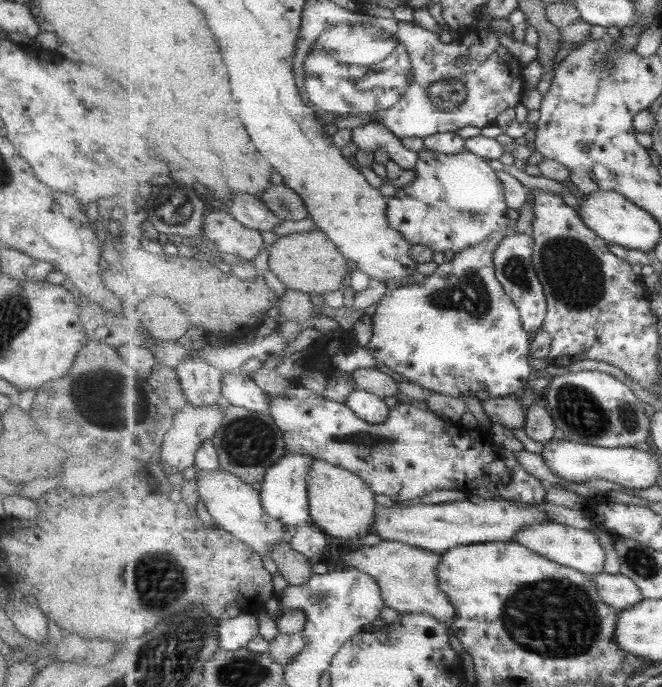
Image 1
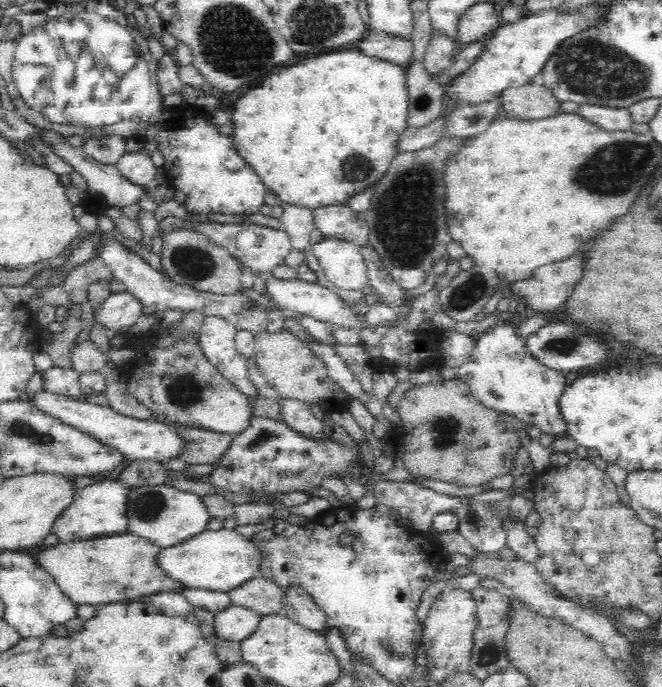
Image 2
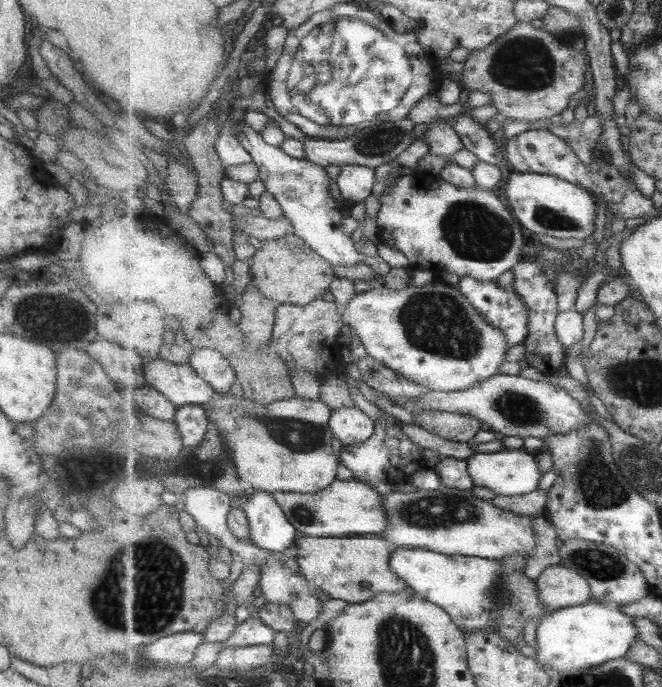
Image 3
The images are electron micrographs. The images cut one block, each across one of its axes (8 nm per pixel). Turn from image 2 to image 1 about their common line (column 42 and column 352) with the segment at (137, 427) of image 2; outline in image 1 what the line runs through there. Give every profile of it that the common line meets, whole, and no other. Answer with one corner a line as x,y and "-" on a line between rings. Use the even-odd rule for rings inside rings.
353,390
345,402
357,416
369,424
385,423
390,413
390,408
383,401
383,397
371,394
366,390

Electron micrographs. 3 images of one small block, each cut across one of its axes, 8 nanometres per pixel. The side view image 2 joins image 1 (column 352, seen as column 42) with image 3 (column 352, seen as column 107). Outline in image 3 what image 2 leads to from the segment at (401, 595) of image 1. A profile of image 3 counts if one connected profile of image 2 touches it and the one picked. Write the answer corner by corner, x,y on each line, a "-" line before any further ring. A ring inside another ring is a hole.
300,536
296,541
296,551
297,564
307,581
330,597
350,604
371,600
379,593
395,593
410,588
408,582
393,572
389,562
394,550
381,536

